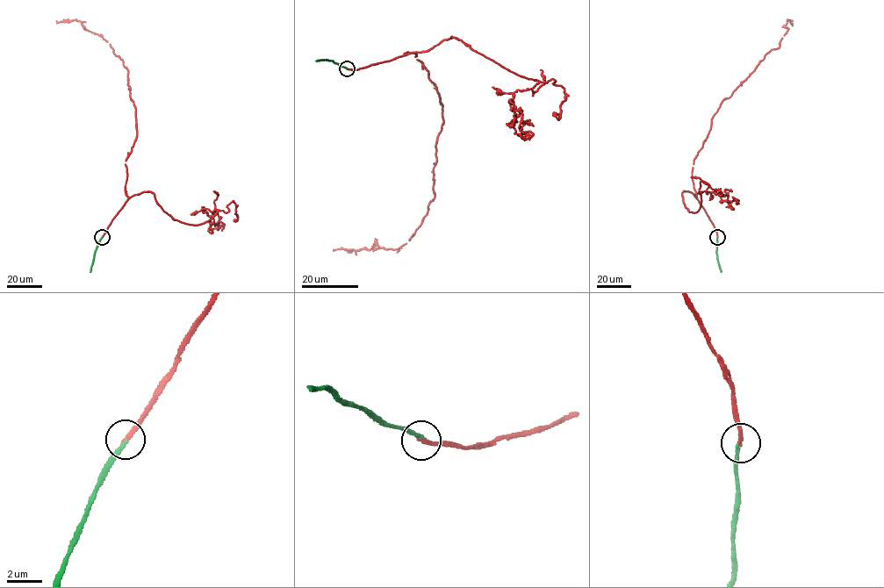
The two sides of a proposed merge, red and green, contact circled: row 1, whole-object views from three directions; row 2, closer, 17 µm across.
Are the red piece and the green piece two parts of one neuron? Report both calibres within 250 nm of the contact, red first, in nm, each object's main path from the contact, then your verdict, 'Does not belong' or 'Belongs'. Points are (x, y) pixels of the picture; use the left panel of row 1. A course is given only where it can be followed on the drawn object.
Thickness 220 nm (red) against 190 nm. Course of red: (102, 237), (128, 197), (125, 189), (125, 159), (137, 132), (128, 70), (110, 44), (80, 21), (56, 20). Course of green: (102, 237), (89, 271). Belongs

